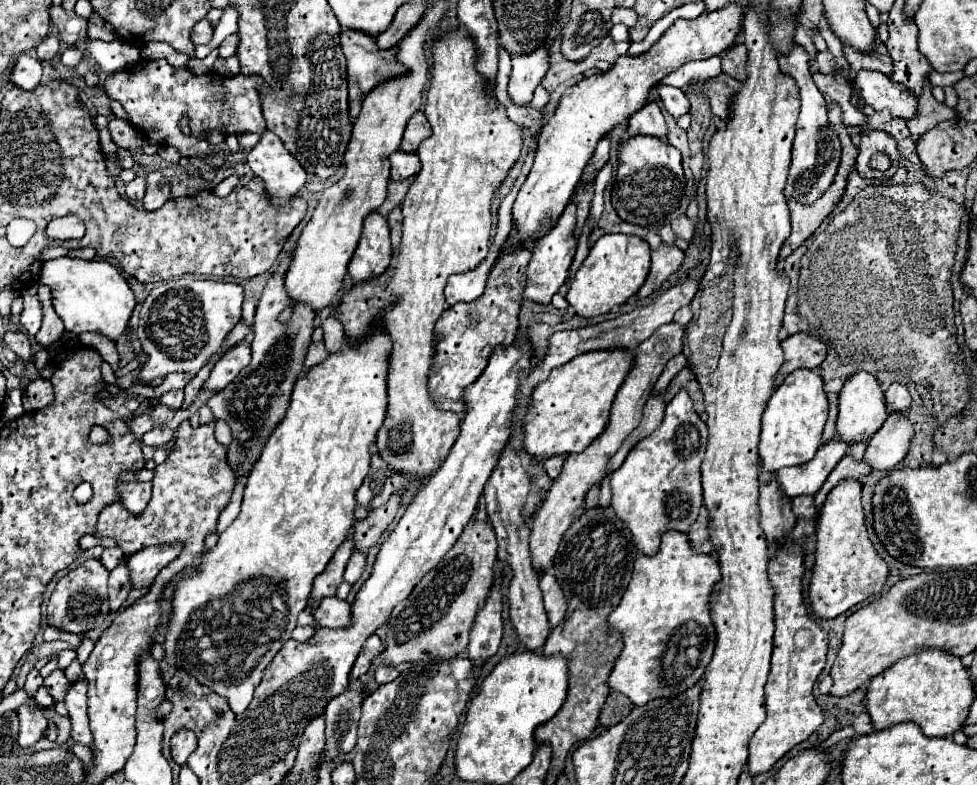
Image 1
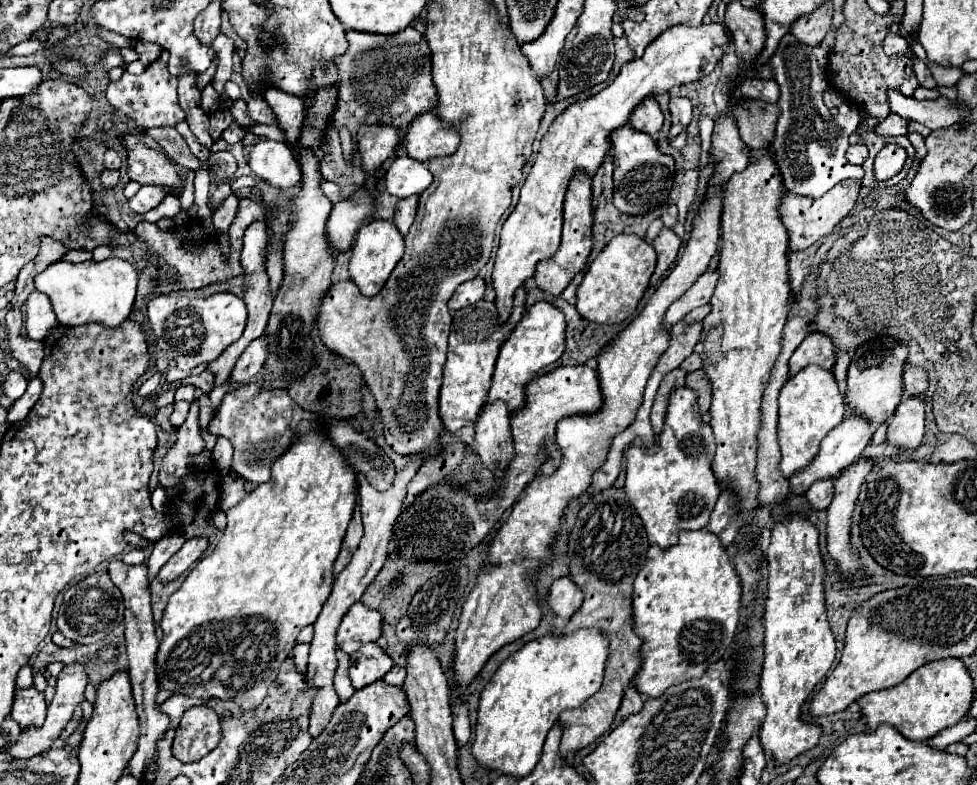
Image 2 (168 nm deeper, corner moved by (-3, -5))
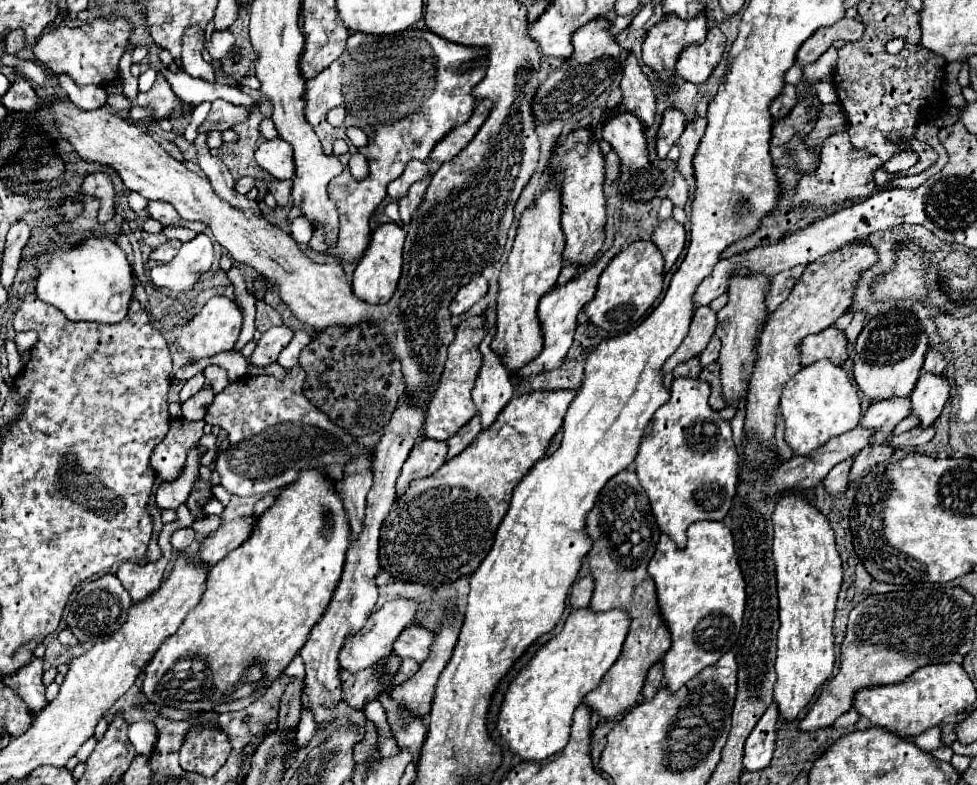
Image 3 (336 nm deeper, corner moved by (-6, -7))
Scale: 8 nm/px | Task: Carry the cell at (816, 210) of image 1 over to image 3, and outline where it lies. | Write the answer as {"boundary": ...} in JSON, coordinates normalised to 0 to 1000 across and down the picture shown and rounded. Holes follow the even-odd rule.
{"boundary":[[[865,167],[853,169],[842,180],[838,215],[832,223],[820,225],[820,231],[812,246],[812,256],[814,256],[814,261],[828,259],[830,264],[851,264],[859,254],[885,254],[887,248],[892,248],[896,243],[894,218],[898,213],[902,213],[900,200],[875,190]]]}

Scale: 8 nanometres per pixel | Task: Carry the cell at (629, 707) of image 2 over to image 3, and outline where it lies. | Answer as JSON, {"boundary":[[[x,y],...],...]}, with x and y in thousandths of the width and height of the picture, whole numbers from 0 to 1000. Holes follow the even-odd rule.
{"boundary":[[[670,845],[664,857],[662,857],[662,865],[660,865],[660,875],[658,875],[658,888],[660,890],[666,890],[668,883],[677,875],[677,868],[679,868],[679,845]]]}

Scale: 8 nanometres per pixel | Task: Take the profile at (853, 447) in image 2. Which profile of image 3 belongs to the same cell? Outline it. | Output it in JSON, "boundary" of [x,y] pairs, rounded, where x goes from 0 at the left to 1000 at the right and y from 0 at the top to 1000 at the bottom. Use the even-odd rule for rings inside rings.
{"boundary":[[[912,506],[908,511],[896,511],[883,529],[881,541],[898,546],[894,562],[894,567],[898,567],[898,564],[906,564],[908,562],[906,557],[910,557],[916,541],[922,534],[926,534],[930,526],[932,526],[932,506]]]}

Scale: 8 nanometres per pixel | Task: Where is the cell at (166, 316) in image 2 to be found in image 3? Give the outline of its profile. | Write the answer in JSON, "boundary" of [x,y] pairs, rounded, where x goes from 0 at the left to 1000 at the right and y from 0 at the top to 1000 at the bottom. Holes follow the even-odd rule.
{"boundary":[[[216,378],[204,399],[193,404],[187,414],[181,414],[179,427],[183,432],[181,434],[183,442],[187,447],[191,447],[195,455],[200,455],[200,457],[218,455],[241,439],[245,422],[247,422],[247,411],[249,411],[249,401],[247,401],[245,391],[241,389],[241,383],[236,383],[232,378]]]}

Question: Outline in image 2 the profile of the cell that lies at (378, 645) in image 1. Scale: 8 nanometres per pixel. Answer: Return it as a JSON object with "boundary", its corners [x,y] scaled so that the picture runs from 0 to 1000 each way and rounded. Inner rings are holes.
{"boundary":[[[385,819],[371,822],[364,832],[358,834],[358,842],[358,868],[362,878],[371,878],[391,865],[403,850],[403,842]]]}

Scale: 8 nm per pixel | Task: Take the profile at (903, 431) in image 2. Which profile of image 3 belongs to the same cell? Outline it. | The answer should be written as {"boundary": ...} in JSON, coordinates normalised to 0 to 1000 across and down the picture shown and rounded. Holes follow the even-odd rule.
{"boundary":[[[947,475],[941,480],[932,511],[934,511],[934,529],[941,531],[941,541],[953,541],[965,524],[965,516],[971,508],[971,483],[967,478]]]}

